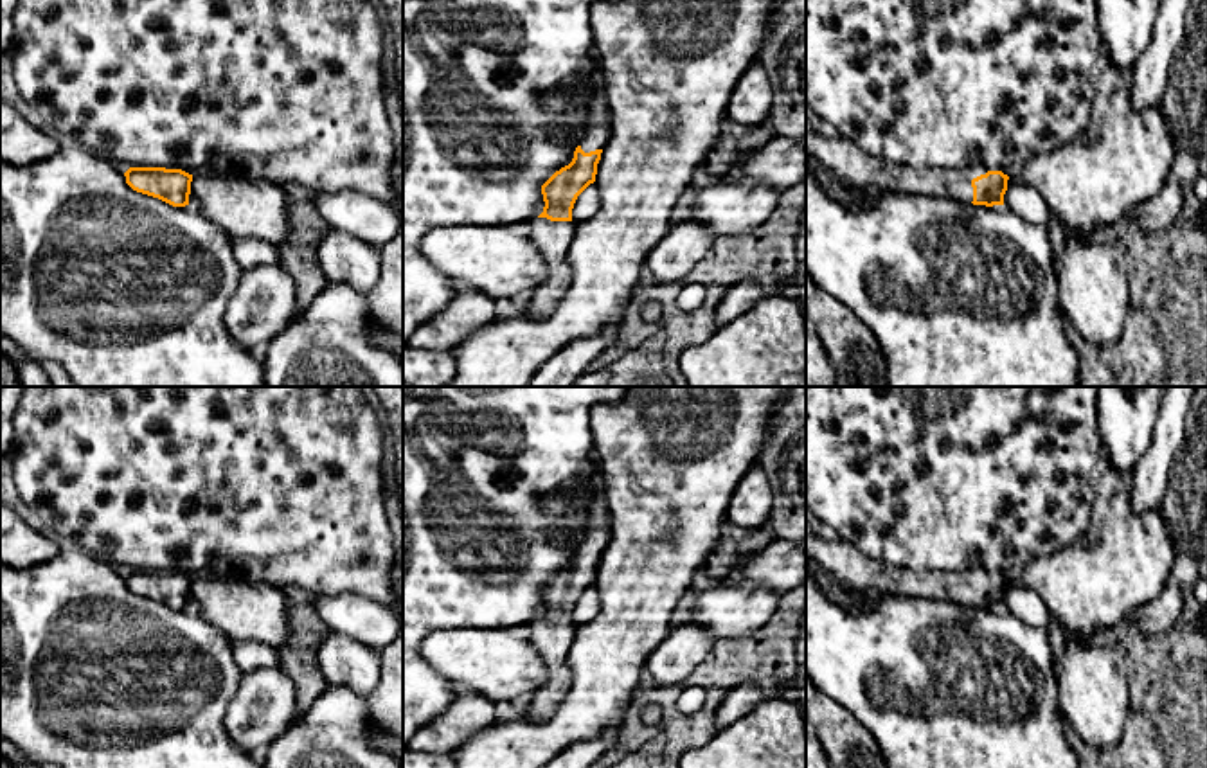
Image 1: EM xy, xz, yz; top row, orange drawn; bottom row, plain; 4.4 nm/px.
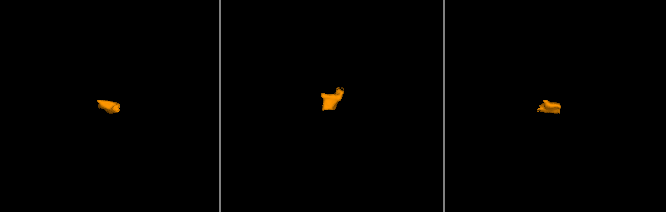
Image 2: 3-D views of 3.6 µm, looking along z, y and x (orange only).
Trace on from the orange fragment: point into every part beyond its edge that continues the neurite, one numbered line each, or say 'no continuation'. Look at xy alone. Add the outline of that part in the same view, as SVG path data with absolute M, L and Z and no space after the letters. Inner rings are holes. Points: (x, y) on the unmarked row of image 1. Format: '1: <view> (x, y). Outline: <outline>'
no continuation

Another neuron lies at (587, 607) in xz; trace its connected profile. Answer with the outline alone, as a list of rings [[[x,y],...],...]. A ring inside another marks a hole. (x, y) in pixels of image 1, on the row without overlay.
[[[594,585],[577,599],[572,612],[572,622],[576,626],[586,624],[597,617],[597,612],[599,612],[599,594]]]

